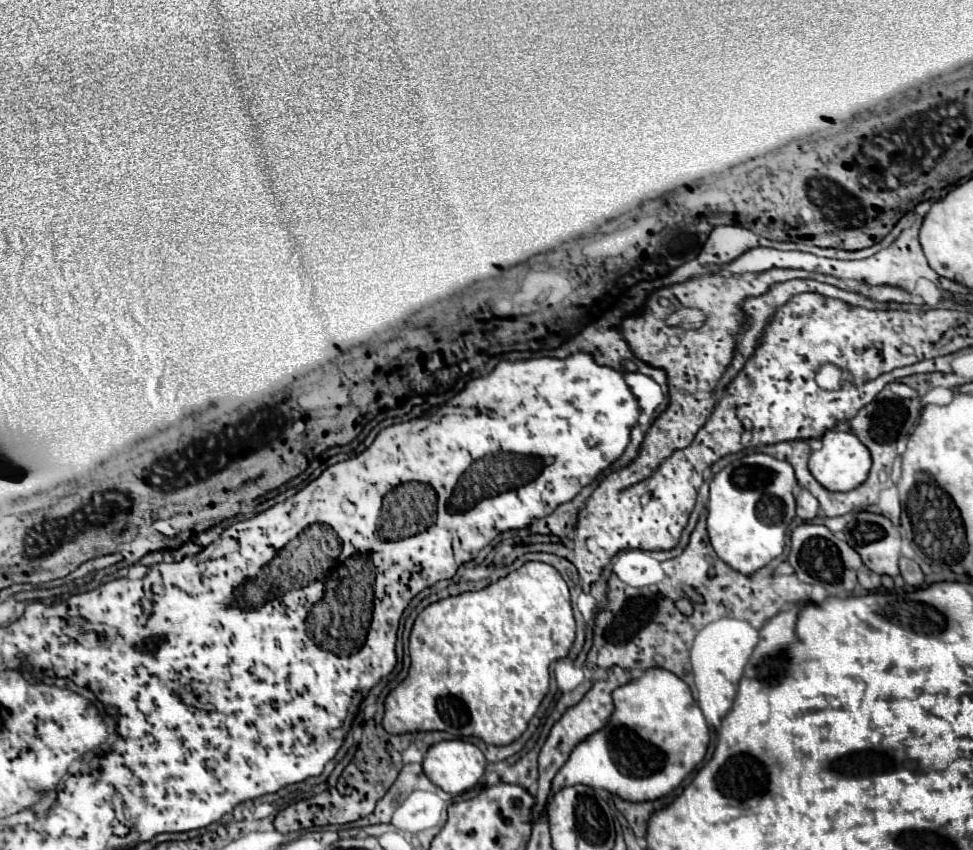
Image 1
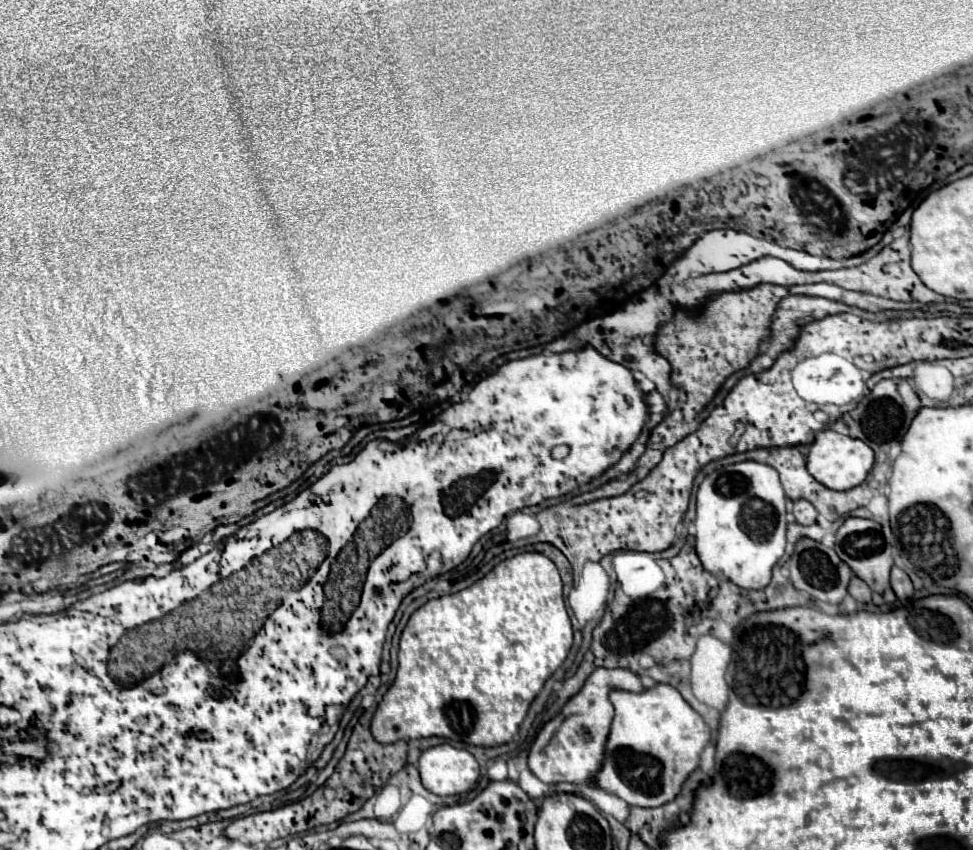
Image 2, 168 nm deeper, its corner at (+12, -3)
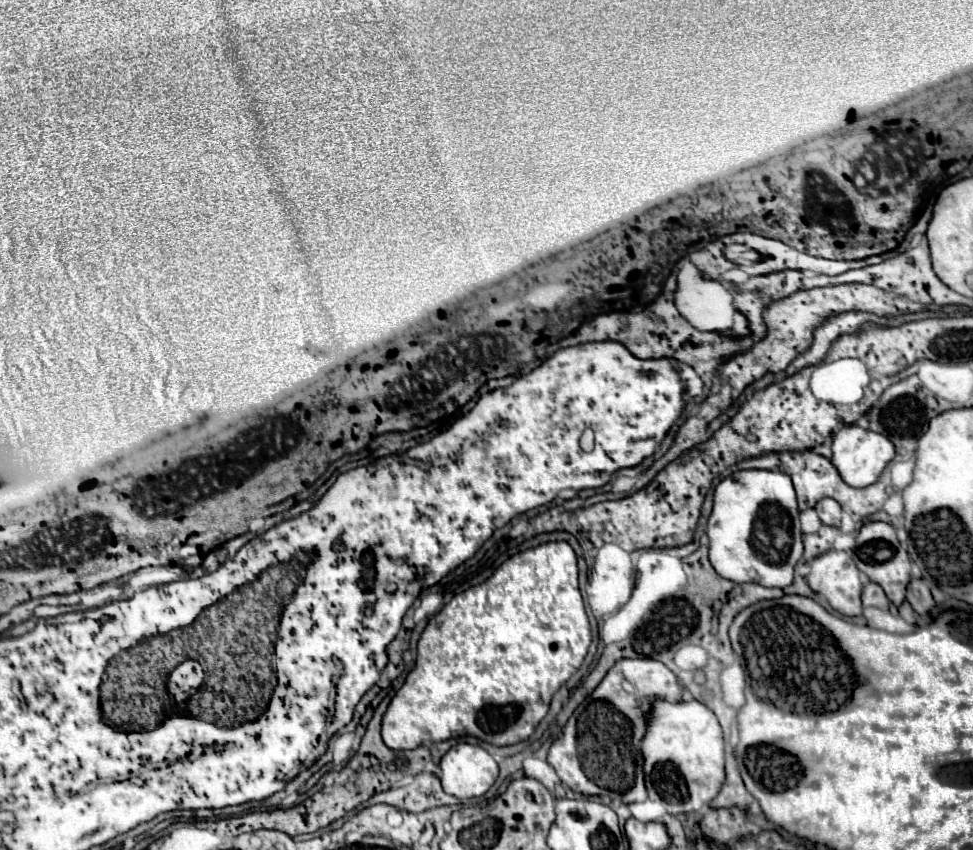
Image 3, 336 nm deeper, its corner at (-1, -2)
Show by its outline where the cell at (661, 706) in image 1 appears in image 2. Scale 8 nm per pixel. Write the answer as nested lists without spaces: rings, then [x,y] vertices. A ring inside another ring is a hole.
[[[655,684],[653,688],[647,688],[639,694],[613,690],[609,698],[615,708],[615,718],[611,724],[609,740],[605,744],[605,760],[601,762],[601,768],[595,776],[595,786],[623,798],[629,806],[651,808],[671,802],[679,794],[681,784],[685,782],[689,772],[693,772],[699,766],[699,754],[703,746],[709,742],[707,724],[669,684]]]

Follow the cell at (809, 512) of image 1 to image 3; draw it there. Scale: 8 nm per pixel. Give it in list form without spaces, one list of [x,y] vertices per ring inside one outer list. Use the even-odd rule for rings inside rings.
[[[826,497],[814,509],[816,509],[816,513],[818,513],[818,517],[822,519],[824,525],[834,525],[834,527],[840,525],[840,521],[842,521],[842,507],[840,507],[838,501]]]

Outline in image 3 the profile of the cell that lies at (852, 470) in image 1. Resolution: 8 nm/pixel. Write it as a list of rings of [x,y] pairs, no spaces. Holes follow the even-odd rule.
[[[842,425],[834,439],[832,439],[832,463],[840,471],[842,479],[852,487],[868,487],[878,481],[882,469],[892,461],[894,457],[894,443],[886,439],[886,435],[878,435],[874,431],[862,429],[858,425]]]

